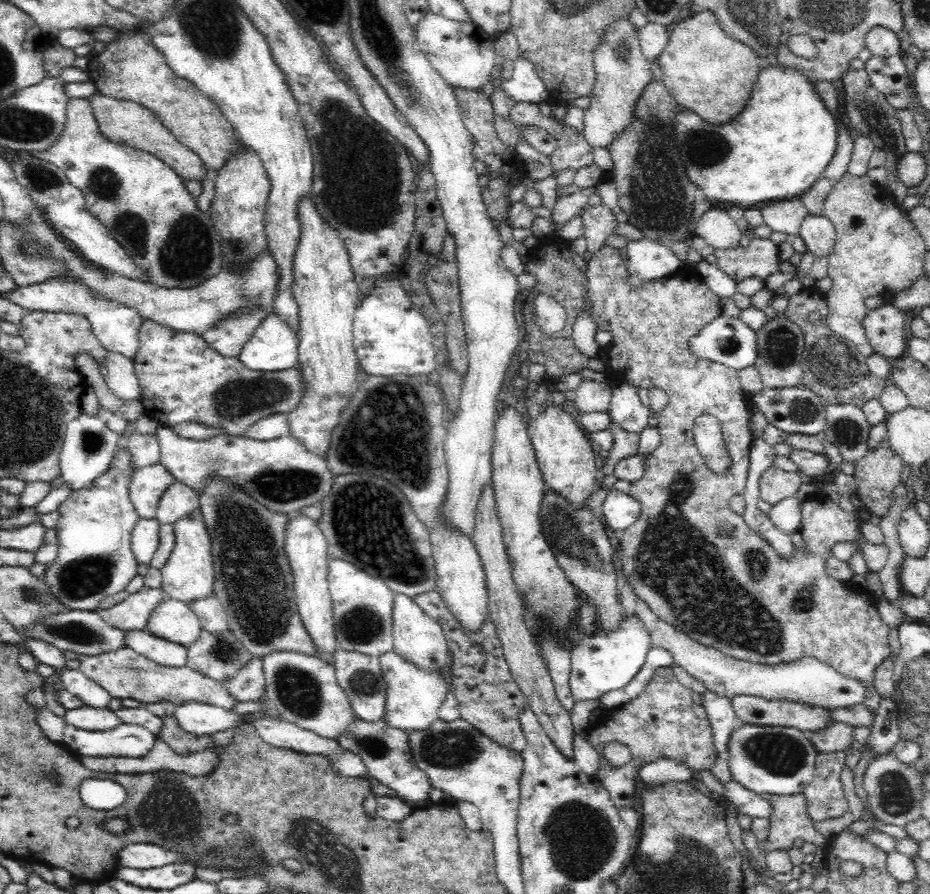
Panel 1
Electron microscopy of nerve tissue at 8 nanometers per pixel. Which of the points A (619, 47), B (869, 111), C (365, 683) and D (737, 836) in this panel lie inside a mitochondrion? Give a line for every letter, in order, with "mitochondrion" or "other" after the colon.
A: mitochondrion
B: mitochondrion
C: mitochondrion
D: other

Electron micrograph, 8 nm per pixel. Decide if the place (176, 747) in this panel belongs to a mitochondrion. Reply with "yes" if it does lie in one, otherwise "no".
no

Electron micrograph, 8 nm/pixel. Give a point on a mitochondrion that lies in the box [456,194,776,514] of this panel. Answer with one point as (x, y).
(728, 346)

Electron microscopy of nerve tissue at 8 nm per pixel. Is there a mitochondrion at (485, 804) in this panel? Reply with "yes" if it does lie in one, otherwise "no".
no

